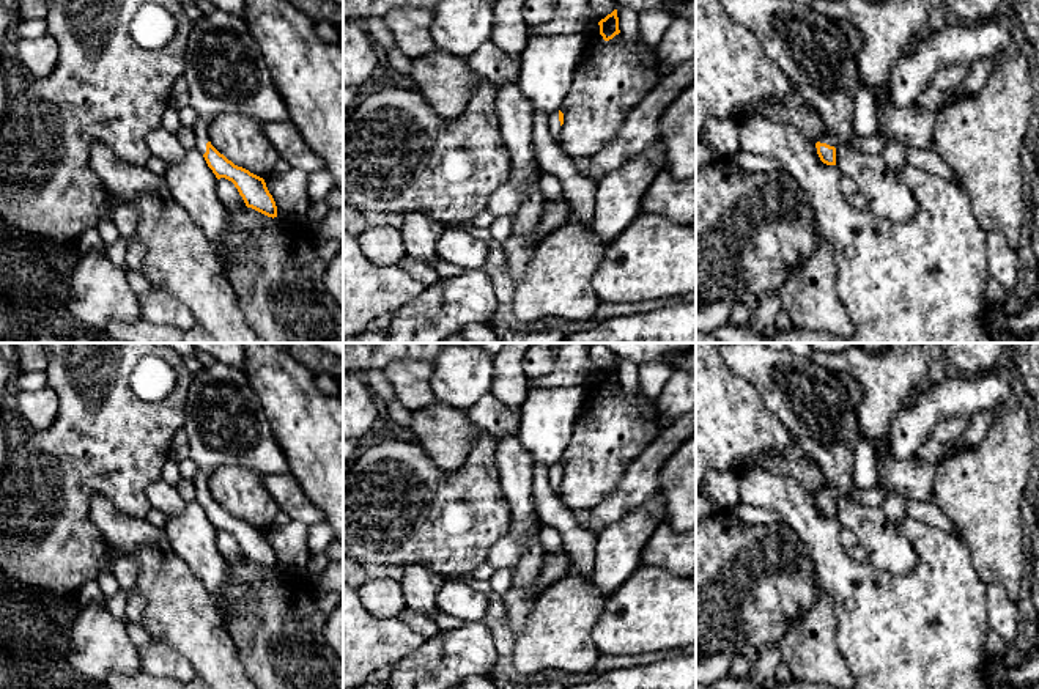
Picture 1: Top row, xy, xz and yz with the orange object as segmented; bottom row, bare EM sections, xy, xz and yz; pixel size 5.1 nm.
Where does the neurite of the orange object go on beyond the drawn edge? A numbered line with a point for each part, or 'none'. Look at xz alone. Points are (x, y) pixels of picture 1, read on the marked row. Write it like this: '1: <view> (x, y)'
1: xz (554, 126)

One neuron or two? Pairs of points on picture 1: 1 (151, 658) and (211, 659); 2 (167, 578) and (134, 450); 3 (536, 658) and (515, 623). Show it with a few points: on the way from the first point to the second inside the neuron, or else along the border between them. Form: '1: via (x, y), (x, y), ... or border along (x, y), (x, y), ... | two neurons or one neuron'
1: border along (156, 637), (172, 645), (194, 672) | two neurons
2: border along (112, 502), (123, 513), (145, 518) | two neurons
3: border along (537, 596), (528, 622), (513, 636) | two neurons

